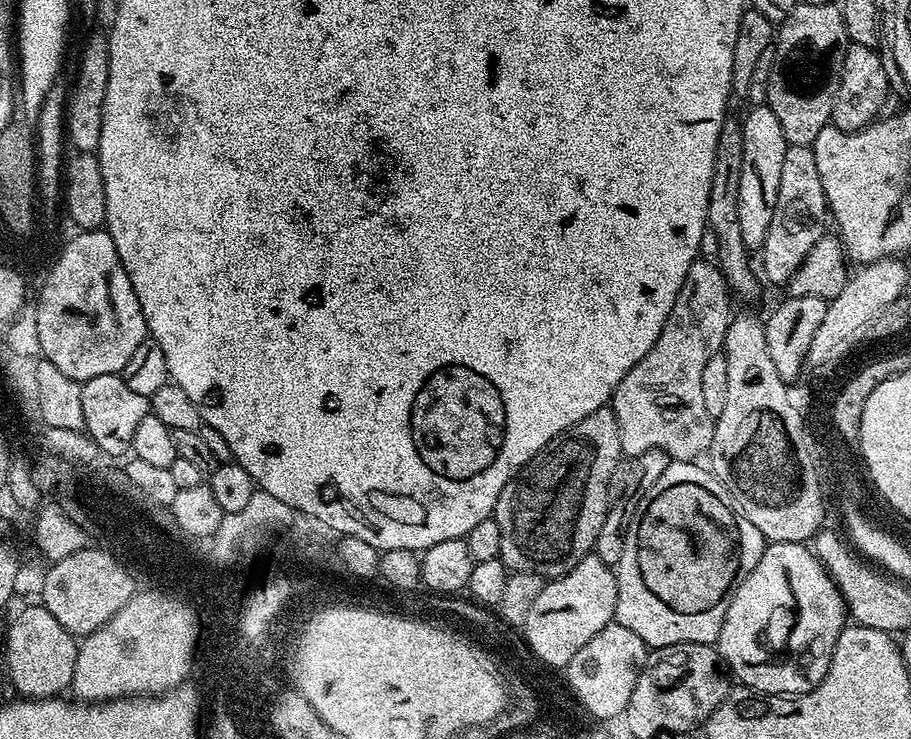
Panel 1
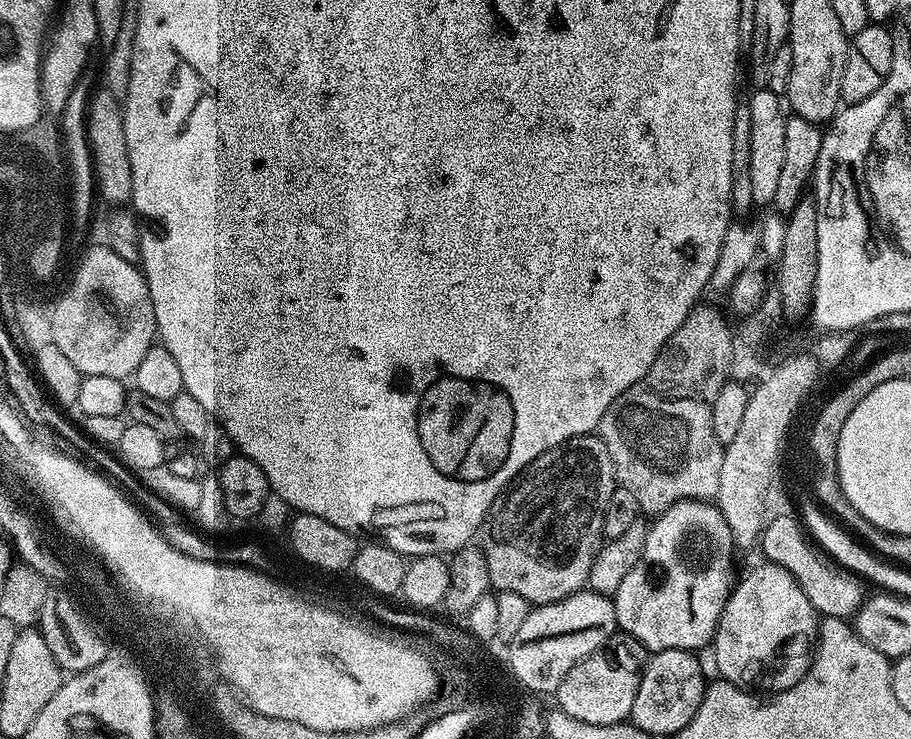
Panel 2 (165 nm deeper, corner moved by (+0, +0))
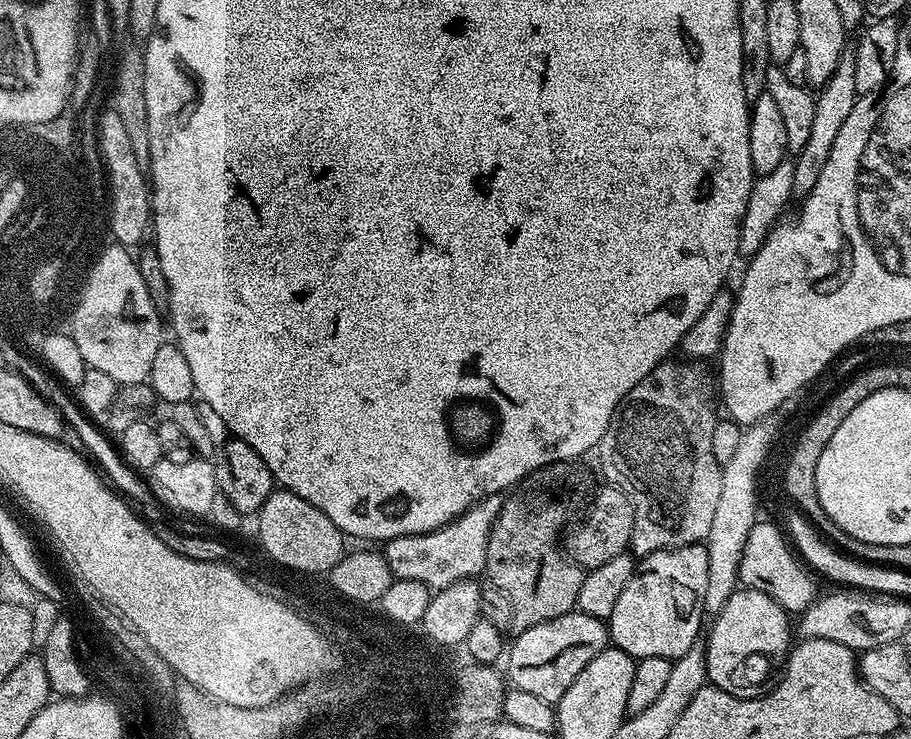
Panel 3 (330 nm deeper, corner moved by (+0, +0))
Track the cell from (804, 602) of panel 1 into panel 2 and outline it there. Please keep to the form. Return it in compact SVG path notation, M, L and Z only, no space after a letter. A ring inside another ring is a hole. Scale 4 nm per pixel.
M760 562L760 565L742 580L733 587L732 596L720 615L720 625L716 628L716 668L720 671L719 675L729 684L751 686L753 689L767 690L772 694L785 692L797 681L797 677L792 676L792 656L798 655L799 652L813 651L814 637L818 632L818 613L812 607L810 598L806 598L802 586L798 586L795 578L782 566Z

